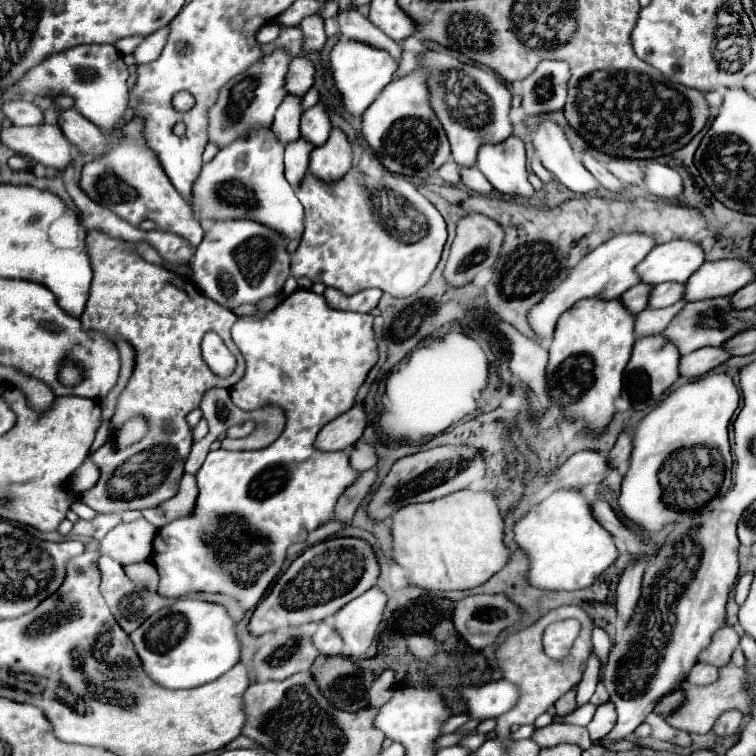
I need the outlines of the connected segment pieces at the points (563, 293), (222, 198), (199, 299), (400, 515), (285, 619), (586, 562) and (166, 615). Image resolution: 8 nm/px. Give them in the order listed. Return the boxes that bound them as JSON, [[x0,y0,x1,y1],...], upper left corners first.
[[528,234,654,340],[188,128,304,240],[80,230,246,514],[392,490,508,590],[248,538,380,636],[514,490,618,590],[130,598,240,688]]

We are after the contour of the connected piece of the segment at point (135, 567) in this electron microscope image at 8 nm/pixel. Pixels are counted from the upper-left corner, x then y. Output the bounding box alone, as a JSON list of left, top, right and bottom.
[124,562,158,590]

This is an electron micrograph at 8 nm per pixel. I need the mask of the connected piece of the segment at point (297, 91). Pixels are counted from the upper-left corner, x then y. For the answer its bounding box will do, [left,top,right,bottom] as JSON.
[286,56,314,96]

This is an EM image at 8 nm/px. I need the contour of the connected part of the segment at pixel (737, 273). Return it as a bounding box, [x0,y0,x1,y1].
[682,260,754,302]

